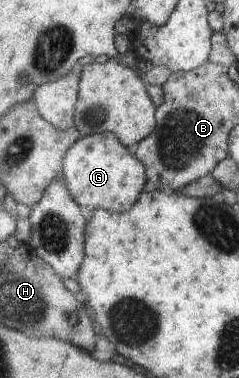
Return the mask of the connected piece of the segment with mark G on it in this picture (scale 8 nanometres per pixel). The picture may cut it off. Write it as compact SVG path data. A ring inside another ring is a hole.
M112 132L85 135L78 139L66 154L63 174L71 194L88 214L98 209L118 214L132 210L144 193L147 181L144 164L130 154L125 143Z

